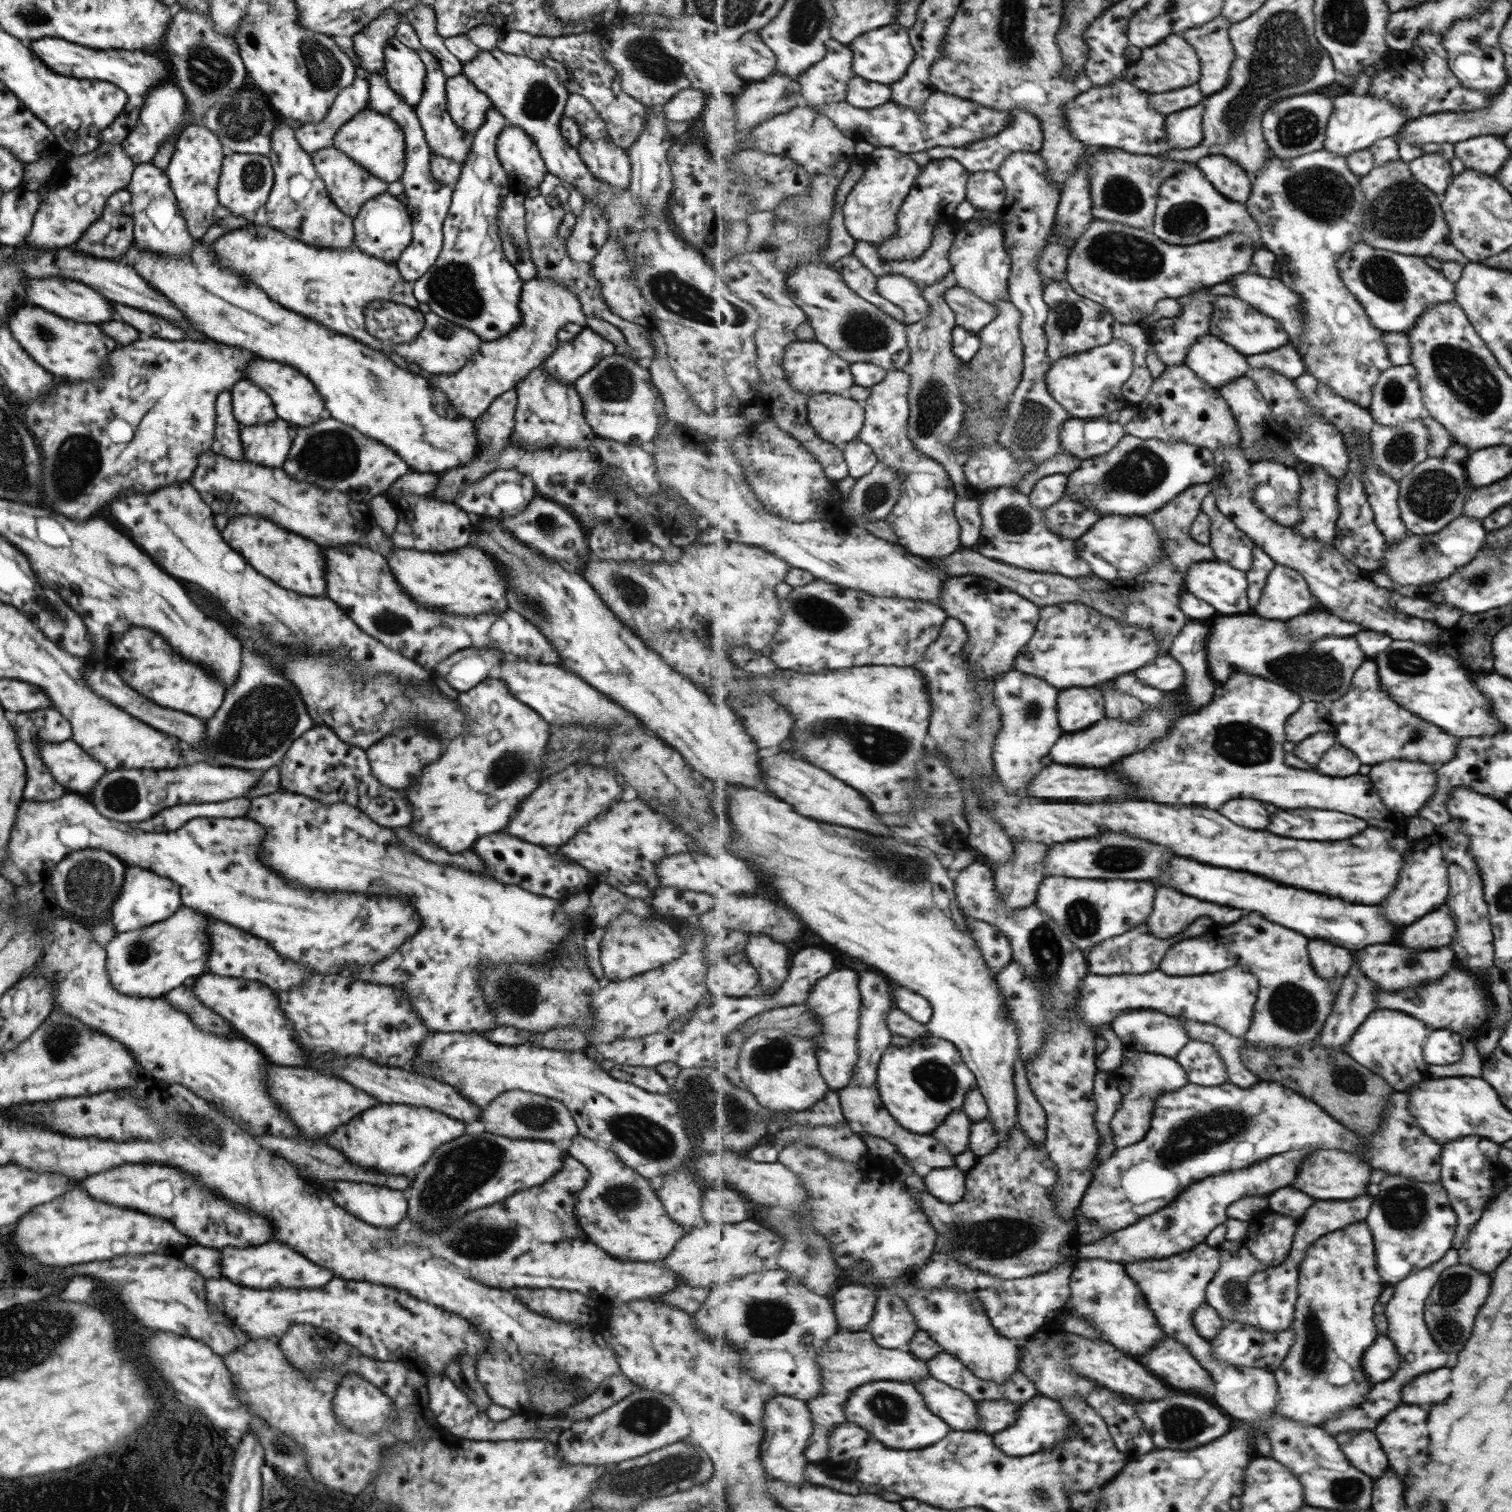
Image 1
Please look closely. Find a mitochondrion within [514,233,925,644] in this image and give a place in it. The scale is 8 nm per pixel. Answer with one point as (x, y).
(678, 296)

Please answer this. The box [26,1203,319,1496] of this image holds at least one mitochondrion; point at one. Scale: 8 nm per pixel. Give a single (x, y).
(281, 1447)

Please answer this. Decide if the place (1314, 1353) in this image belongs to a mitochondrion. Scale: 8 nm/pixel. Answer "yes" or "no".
yes

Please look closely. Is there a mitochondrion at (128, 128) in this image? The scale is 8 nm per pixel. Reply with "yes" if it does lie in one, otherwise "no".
no

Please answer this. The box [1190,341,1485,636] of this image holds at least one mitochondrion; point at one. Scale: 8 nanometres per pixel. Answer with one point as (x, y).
(1431, 494)

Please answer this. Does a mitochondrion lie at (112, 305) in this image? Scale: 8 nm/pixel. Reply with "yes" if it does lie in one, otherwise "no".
no

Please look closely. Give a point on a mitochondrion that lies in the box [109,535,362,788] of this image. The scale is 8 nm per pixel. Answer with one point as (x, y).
(261, 719)

